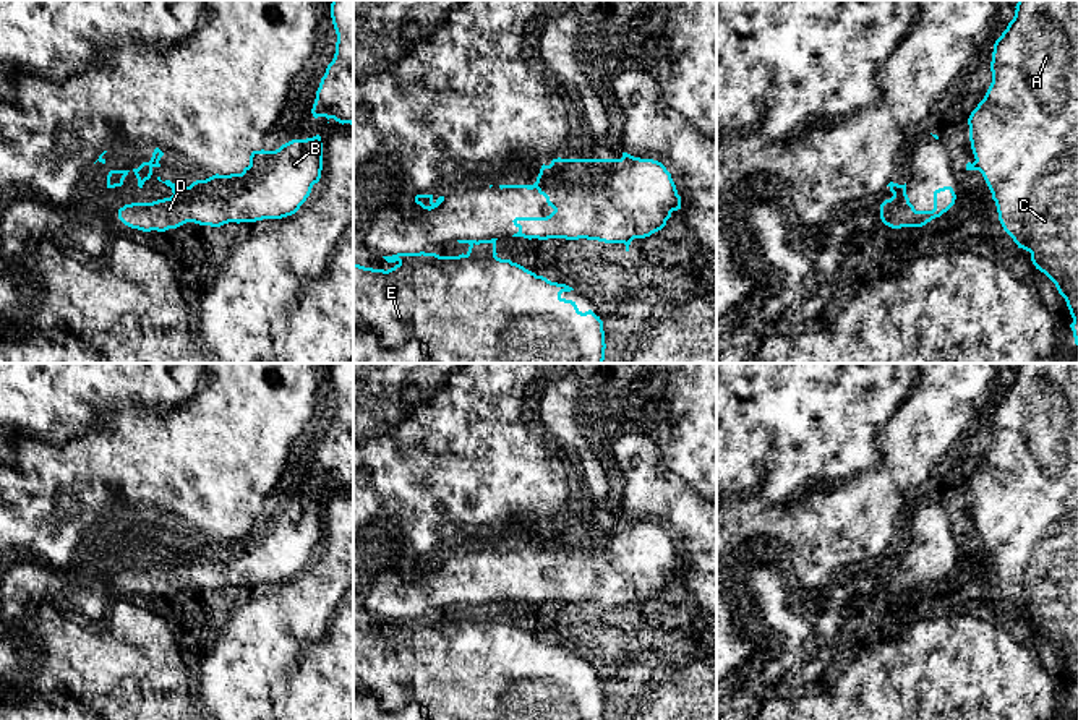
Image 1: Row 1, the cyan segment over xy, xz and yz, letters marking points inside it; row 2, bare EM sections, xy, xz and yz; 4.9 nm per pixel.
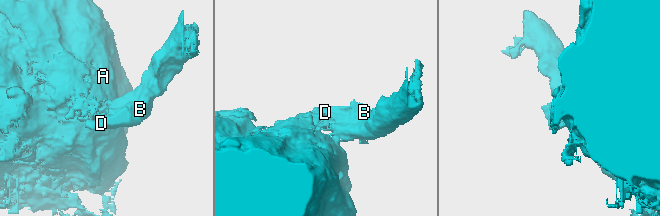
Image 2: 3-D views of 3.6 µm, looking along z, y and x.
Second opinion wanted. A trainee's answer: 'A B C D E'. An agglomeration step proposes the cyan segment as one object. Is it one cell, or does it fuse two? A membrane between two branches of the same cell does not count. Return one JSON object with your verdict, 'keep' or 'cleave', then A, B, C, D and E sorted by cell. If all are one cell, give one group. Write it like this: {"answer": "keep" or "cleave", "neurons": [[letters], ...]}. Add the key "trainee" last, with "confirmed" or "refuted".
{"answer": "cleave", "neurons": [["A", "C", "E"], ["B", "D"]], "trainee": "refuted"}

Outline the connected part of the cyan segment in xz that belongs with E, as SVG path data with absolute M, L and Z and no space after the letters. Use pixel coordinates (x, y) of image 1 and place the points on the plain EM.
M457 603L468 606L468 615L459 619L439 619L436 616L397 616L383 619L396 629L384 632L365 631L353 626L353 720L605 720L603 684L592 673L582 676L575 665L561 660L563 655L574 654L566 647L551 645L543 639L496 618L496 603Z

